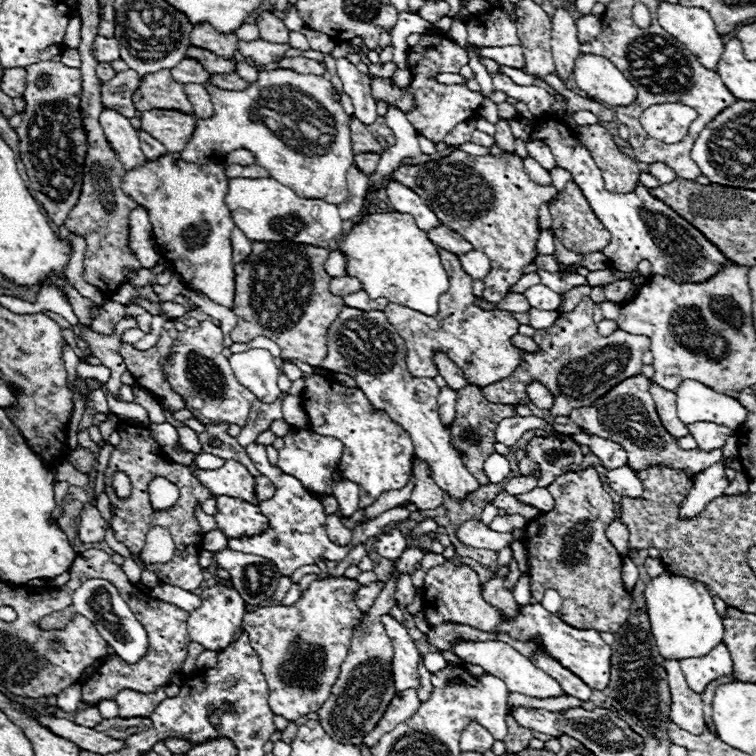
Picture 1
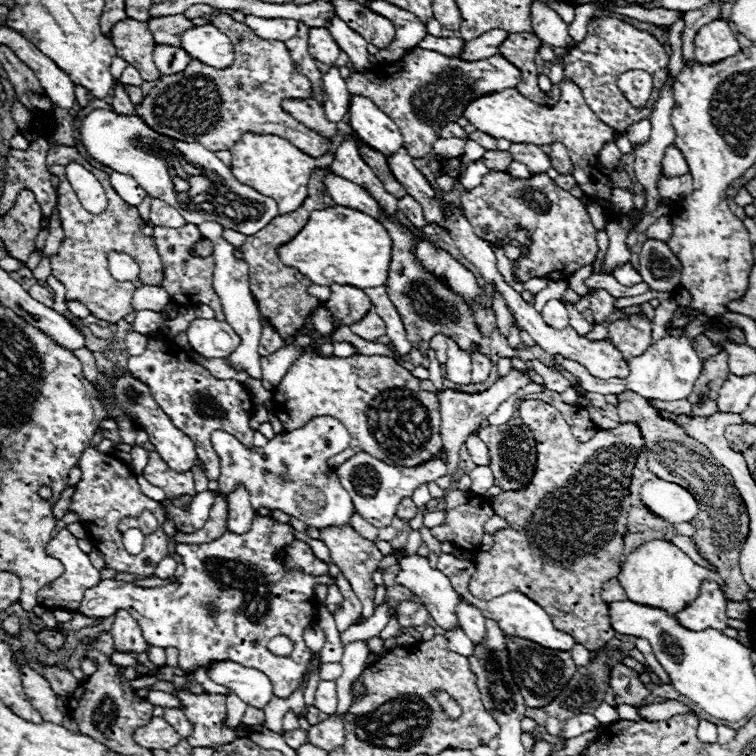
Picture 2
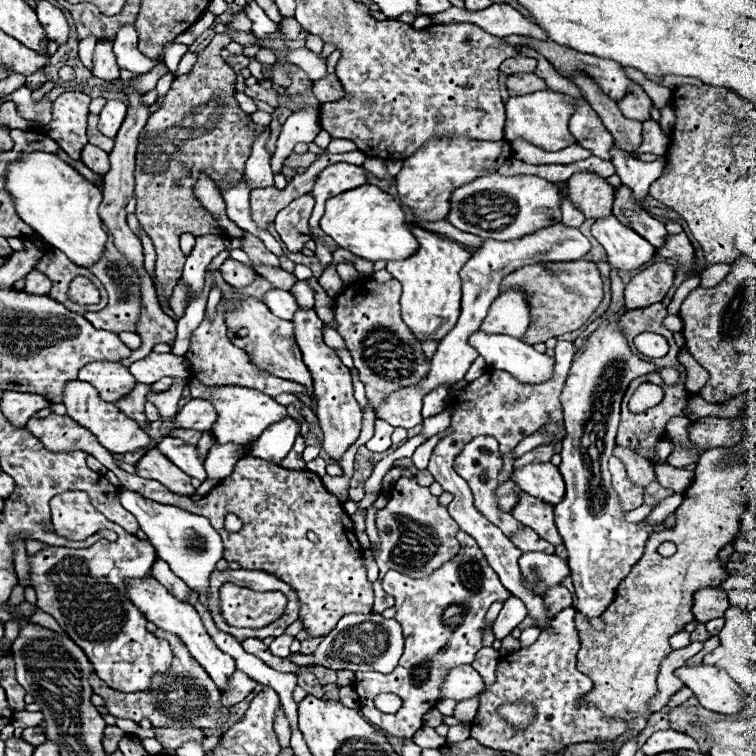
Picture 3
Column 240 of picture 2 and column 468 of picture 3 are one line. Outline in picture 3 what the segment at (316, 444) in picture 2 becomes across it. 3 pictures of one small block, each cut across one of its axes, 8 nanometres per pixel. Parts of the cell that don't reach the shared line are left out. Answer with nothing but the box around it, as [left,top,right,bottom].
[454,436,524,536]

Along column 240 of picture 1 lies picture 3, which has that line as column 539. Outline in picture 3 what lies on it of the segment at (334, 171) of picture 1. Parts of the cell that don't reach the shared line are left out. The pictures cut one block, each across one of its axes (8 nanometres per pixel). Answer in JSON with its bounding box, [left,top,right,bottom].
[506,90,576,152]

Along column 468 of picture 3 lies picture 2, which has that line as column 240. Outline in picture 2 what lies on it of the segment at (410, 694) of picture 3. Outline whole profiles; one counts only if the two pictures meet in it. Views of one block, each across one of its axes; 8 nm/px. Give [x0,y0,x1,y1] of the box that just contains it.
[76,516,334,698]

